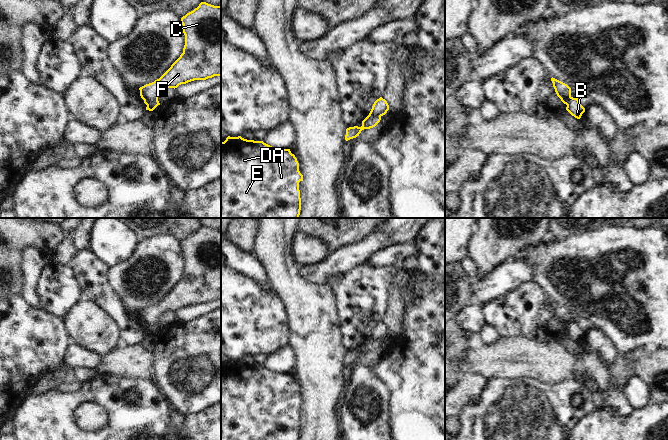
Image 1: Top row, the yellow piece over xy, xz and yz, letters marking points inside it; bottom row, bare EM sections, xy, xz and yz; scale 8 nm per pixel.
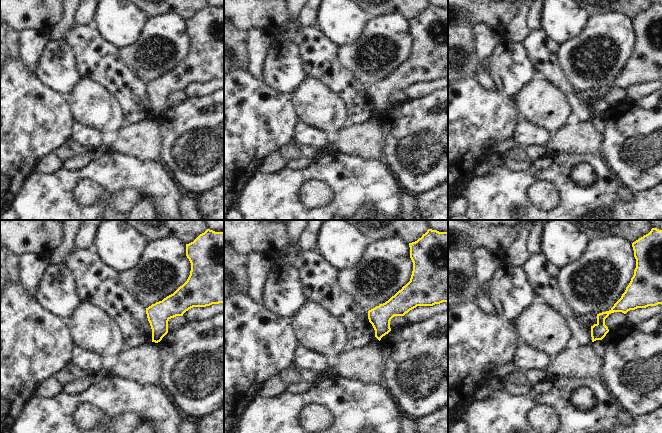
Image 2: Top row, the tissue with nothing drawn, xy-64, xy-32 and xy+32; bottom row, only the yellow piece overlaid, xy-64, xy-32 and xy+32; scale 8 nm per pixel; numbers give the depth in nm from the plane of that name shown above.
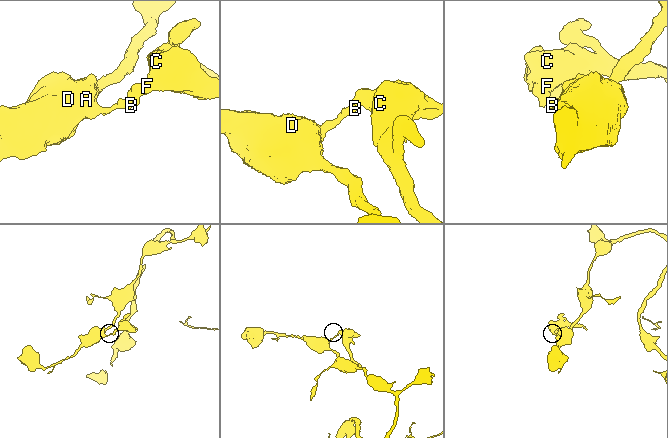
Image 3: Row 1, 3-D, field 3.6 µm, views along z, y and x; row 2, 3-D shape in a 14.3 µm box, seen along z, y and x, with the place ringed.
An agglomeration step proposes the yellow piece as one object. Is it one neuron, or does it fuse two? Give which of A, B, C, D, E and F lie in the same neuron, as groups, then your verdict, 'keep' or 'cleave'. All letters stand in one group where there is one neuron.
groups A B D E / C F; cleave

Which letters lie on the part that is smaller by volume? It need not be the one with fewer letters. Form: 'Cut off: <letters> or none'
Cut off: C, F

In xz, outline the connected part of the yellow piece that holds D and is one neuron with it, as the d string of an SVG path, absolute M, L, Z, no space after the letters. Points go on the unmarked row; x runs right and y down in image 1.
M228 360L221 366L221 440L299 440L299 406L303 399L290 373L275 373L263 365Z

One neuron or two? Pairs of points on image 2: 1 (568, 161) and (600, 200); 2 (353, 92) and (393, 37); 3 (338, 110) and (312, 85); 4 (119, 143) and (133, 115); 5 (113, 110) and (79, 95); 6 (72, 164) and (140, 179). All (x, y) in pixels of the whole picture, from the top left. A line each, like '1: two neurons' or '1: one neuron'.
1: one neuron
2: two neurons
3: one neuron
4: two neurons
5: one neuron
6: two neurons

